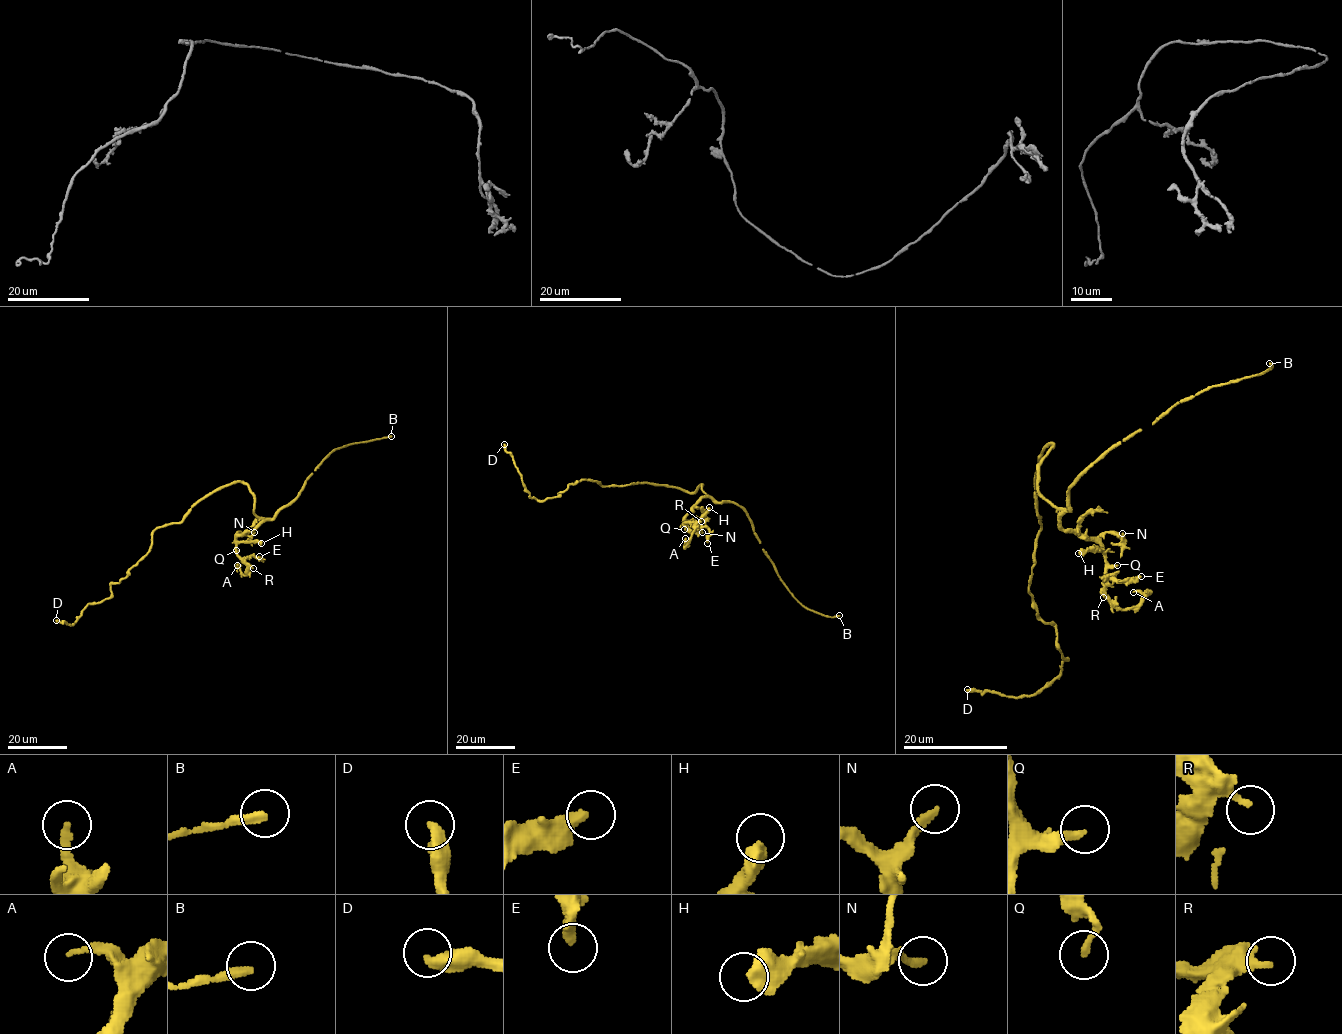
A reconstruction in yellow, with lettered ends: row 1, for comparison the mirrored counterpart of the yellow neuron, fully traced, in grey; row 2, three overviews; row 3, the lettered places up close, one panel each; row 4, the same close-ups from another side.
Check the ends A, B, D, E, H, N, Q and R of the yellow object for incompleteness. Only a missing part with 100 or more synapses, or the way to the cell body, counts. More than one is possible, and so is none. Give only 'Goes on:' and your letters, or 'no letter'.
Goes on: B

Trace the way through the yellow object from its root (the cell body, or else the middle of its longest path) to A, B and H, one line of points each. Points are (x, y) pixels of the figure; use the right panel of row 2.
A: (1043, 451), (1052, 444), (1037, 490), (1060, 527), (1099, 544), (1112, 602), (1133, 608), (1133, 592)
B: (1043, 451), (1052, 444), (1037, 490), (1070, 510), (1071, 485), (1120, 442), (1269, 363)
H: (1043, 451), (1052, 444), (1037, 468), (1037, 490), (1061, 511), (1060, 527), (1075, 529), (1102, 548), (1078, 553)

